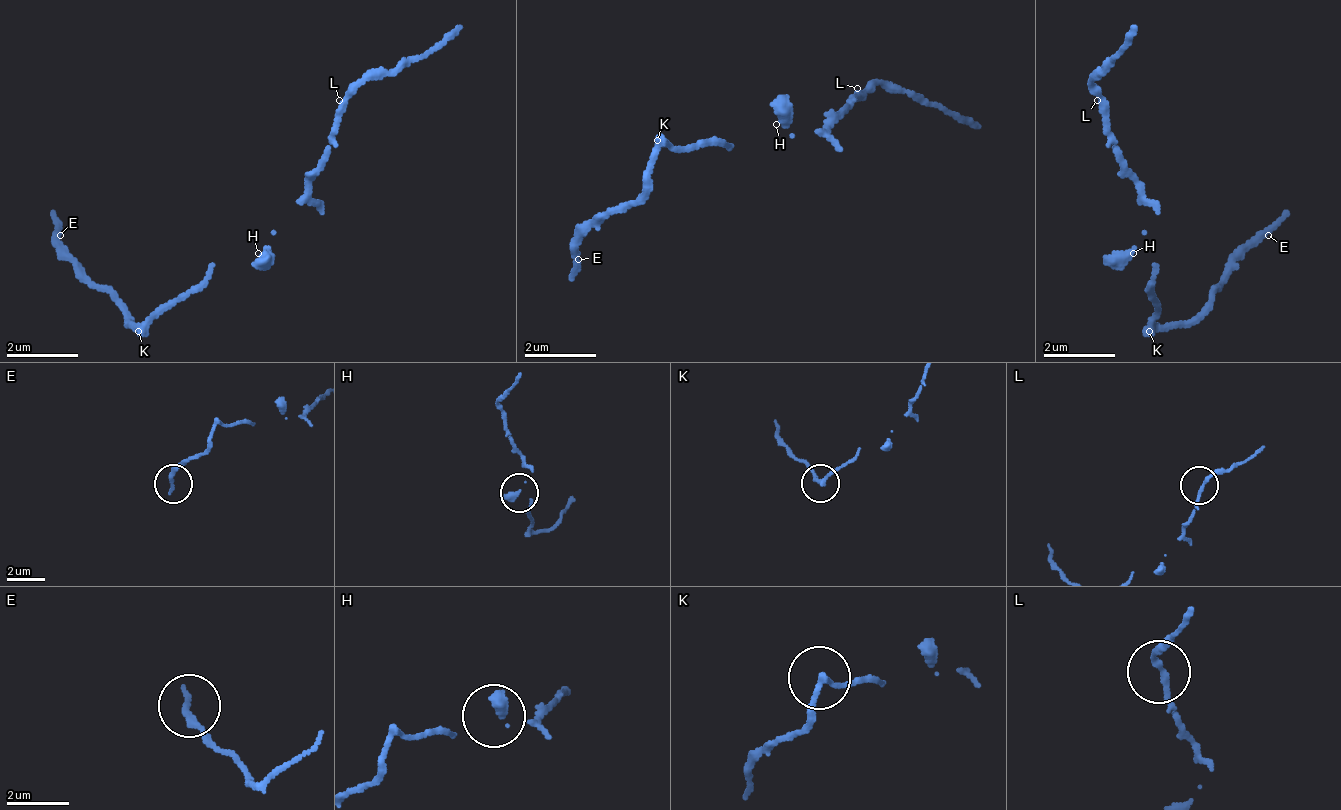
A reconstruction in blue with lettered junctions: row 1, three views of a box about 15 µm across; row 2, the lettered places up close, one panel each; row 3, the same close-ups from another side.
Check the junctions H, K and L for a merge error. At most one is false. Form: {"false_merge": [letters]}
{"false_merge": ["K"]}

